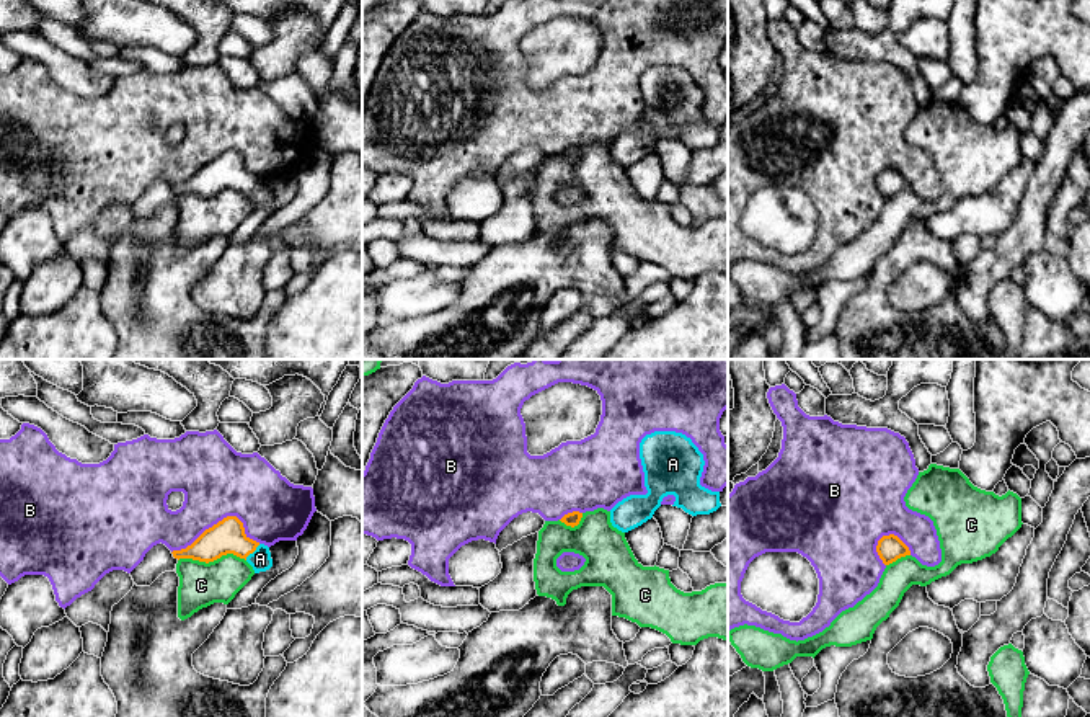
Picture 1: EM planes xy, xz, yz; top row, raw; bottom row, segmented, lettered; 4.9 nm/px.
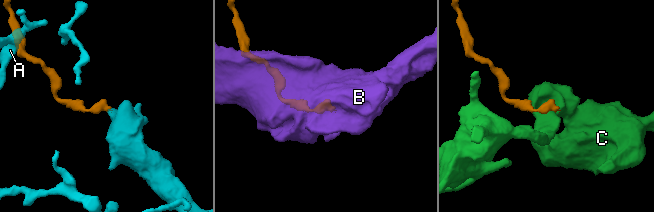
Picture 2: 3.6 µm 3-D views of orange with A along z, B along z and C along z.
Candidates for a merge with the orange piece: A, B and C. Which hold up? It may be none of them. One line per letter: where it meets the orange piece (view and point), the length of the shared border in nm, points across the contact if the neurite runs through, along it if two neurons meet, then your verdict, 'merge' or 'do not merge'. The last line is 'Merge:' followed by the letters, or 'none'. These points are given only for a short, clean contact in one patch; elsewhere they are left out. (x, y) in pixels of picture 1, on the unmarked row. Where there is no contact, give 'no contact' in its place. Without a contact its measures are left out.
A: meets orange in xy at (252, 187); contact 110 nm long; runs through xy (227, 170), (252, 187), (260, 193); merge
B: meets orange in xy at (219, 155); contact 440 nm long; do not merge
C: meets orange in xy at (211, 195); contact 340 nm long; do not merge
Merge: A

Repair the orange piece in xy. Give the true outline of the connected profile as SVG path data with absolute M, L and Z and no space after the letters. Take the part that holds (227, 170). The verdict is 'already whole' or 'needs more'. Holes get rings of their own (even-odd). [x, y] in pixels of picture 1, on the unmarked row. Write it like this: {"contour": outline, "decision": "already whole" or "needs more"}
{"contour": "M227 150L212 162L206 163L191 180L171 186L175 193L193 193L214 196L222 189L233 188L245 193L255 207L272 201L269 181L250 173L243 157L237 150Z", "decision": "needs more"}

